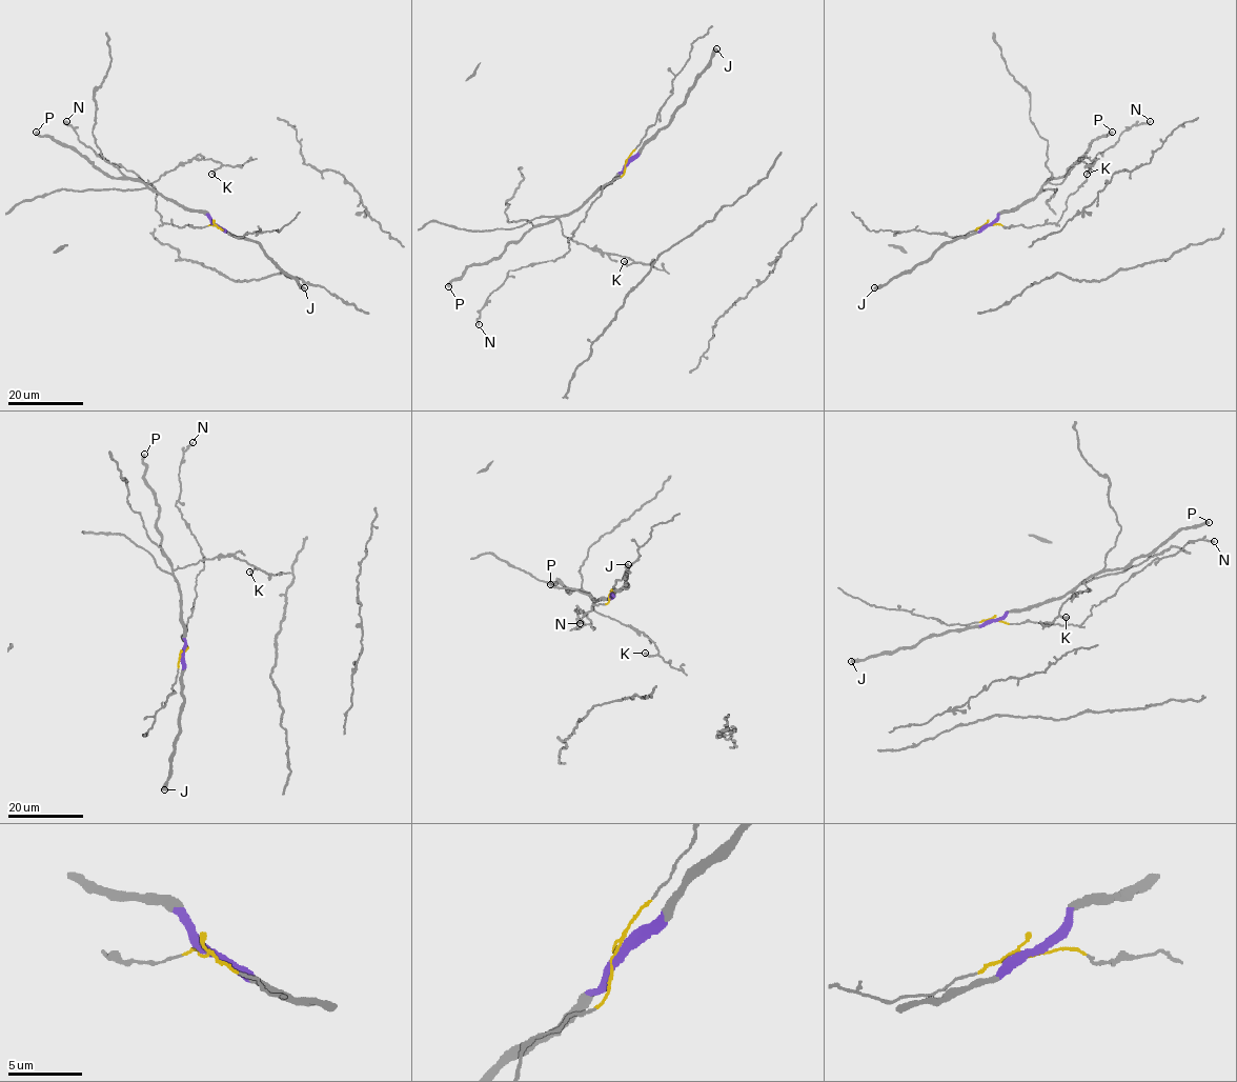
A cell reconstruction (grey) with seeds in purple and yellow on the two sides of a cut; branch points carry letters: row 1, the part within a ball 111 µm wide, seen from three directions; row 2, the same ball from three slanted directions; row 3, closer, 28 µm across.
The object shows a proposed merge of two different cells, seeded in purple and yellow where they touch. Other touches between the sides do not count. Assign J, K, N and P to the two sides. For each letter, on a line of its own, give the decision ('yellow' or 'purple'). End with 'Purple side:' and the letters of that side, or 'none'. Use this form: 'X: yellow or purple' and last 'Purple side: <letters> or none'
J: purple
K: purple
N: yellow
P: purple
Purple side: J, K, P

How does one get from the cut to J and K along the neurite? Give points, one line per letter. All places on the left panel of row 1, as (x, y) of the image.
J: (214, 225), (256, 241), (281, 269), (304, 287)
K: (214, 225), (205, 214), (185, 209), (146, 184), (194, 159), (222, 164), (211, 173)

